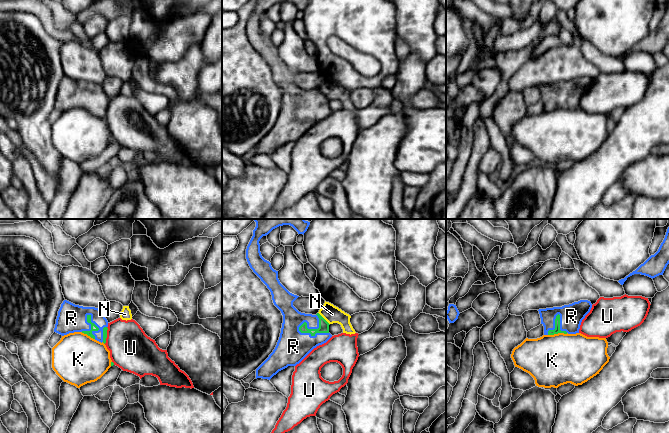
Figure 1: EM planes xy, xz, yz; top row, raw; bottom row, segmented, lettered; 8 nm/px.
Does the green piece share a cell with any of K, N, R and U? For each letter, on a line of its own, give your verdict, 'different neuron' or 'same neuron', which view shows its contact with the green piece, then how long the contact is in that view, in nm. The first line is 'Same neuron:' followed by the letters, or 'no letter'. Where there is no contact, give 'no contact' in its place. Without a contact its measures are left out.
Same neuron: R
K: different neuron; contact in yz; length 160 nm
N: different neuron; contact in xz; length 140 nm
R: same neuron; contact in xz; length 260 nm
U: different neuron; contact in xy; length 140 nm

